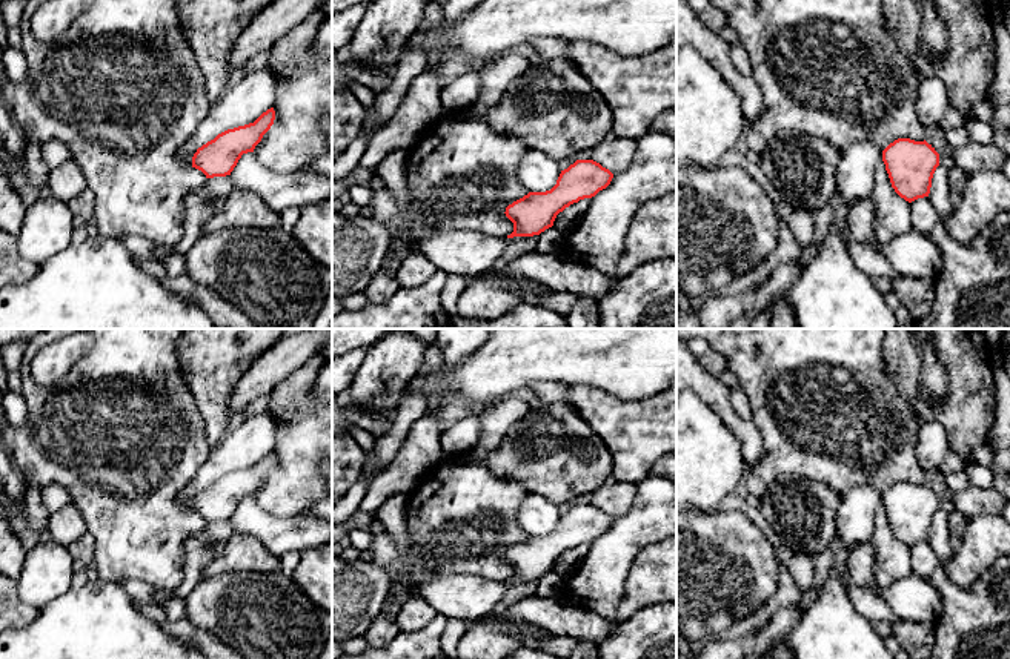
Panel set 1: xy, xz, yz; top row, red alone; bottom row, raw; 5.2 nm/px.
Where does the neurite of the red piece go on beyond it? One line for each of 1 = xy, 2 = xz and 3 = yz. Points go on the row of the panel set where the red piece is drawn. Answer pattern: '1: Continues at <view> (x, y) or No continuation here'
1: No continuation here
2: No continuation here
3: No continuation here

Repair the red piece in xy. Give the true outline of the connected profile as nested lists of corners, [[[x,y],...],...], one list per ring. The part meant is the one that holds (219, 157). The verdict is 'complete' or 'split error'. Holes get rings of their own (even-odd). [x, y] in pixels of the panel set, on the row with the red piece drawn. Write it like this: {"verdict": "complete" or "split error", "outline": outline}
{"verdict": "complete", "outline": [[[274,108],[263,112],[254,123],[228,129],[208,141],[192,157],[192,167],[206,178],[231,175],[243,154],[254,152],[275,120]]]}

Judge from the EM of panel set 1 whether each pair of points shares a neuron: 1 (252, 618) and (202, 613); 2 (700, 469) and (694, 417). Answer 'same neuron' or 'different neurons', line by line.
1: same neuron
2: same neuron

